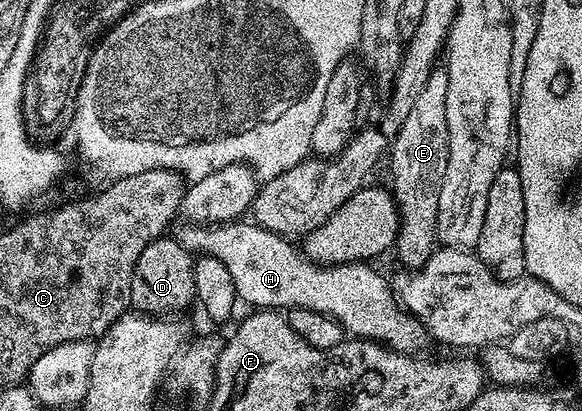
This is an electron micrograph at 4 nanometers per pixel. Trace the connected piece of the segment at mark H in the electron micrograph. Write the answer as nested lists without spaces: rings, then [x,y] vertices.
[[[181,221],[172,228],[171,238],[183,249],[197,255],[219,257],[227,270],[231,272],[231,281],[235,281],[235,293],[242,304],[250,303],[253,309],[315,309],[315,313],[323,313],[335,320],[350,336],[359,339],[370,339],[372,343],[380,343],[391,351],[402,351],[405,355],[417,355],[428,343],[431,336],[424,325],[410,315],[401,306],[395,296],[394,288],[385,281],[377,271],[372,271],[368,262],[340,263],[334,267],[313,263],[296,242],[290,241],[284,235],[277,235],[266,227],[257,226],[256,222],[234,221],[231,223],[211,223],[198,225]]]

